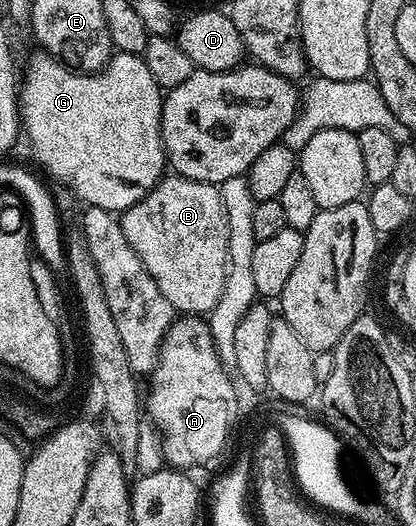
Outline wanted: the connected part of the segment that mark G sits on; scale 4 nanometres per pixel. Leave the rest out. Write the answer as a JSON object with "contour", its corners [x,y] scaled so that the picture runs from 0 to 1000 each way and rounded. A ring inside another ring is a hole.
{"contour":[[[274,99],[243,133],[190,137],[142,118],[125,103],[89,101],[72,110],[72,127],[63,133],[63,150],[50,150],[43,183],[48,232],[60,253],[63,247],[72,253],[84,304],[207,392],[267,403],[317,395],[317,388],[389,344],[404,316],[385,243],[394,173],[365,152],[356,122],[334,105]]]}

